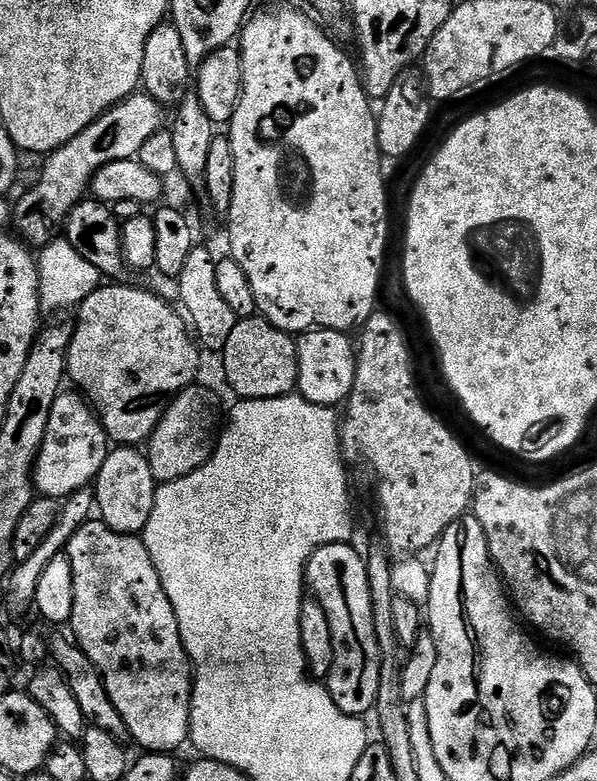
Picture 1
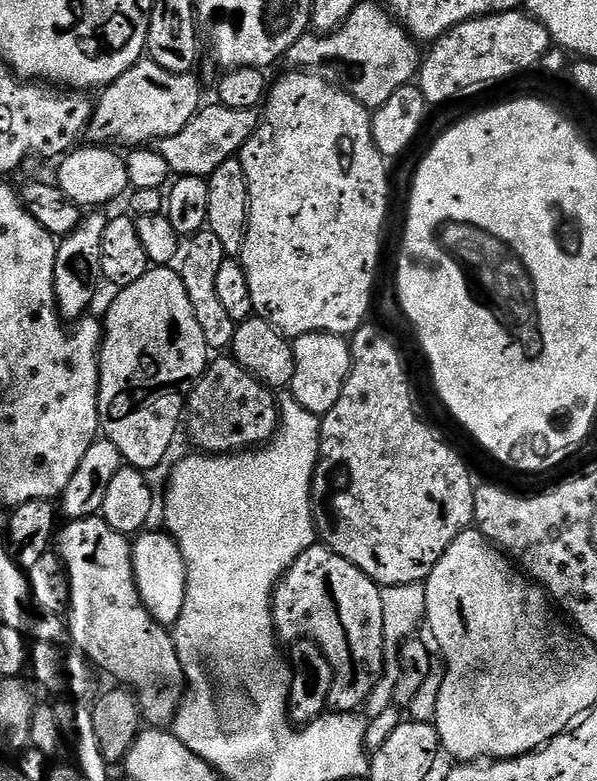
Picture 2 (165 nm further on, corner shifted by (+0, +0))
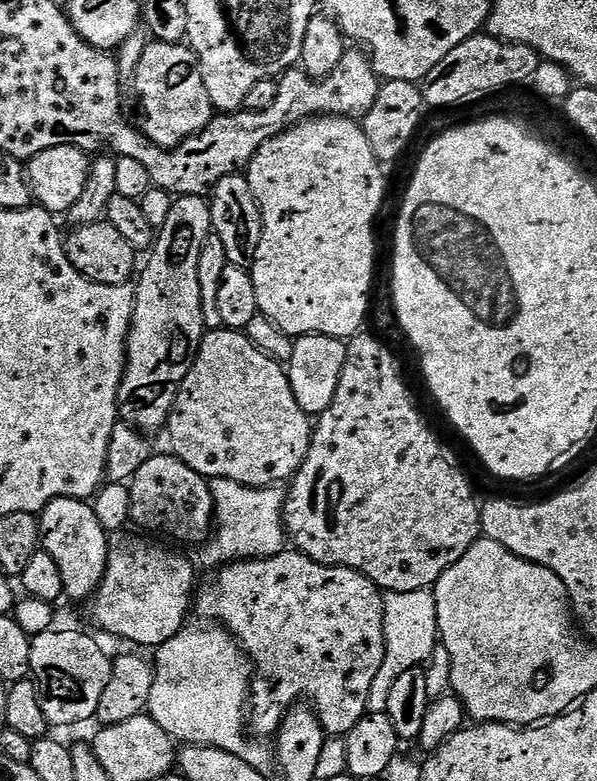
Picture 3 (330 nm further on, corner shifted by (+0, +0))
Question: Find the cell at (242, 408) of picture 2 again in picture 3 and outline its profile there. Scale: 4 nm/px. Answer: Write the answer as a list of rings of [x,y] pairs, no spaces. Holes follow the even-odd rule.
[[[223,326],[209,331],[205,335],[203,342],[200,343],[200,349],[197,350],[196,355],[192,358],[190,374],[186,374],[186,378],[180,383],[180,389],[176,395],[176,400],[172,404],[172,412],[168,416],[166,425],[168,440],[172,443],[172,448],[170,448],[171,455],[177,456],[182,462],[186,462],[186,466],[190,466],[190,470],[194,470],[209,481],[229,480],[230,482],[245,484],[251,488],[271,488],[283,485],[283,480],[284,483],[291,481],[292,477],[300,471],[302,462],[310,450],[313,431],[313,421],[308,413],[302,410],[302,406],[298,406],[298,398],[294,398],[294,390],[290,386],[290,378],[285,365],[279,360],[270,358],[262,350],[258,350],[258,346],[254,346],[254,342],[250,342],[250,338],[243,331]]]

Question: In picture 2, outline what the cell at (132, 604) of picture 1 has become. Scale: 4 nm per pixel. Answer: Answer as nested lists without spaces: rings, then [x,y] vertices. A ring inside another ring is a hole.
[[[91,516],[85,520],[67,521],[55,537],[54,548],[70,578],[66,623],[71,643],[101,673],[109,672],[116,679],[117,685],[123,686],[136,697],[136,704],[140,707],[145,725],[171,725],[175,721],[176,710],[180,707],[180,699],[184,697],[186,687],[182,662],[178,658],[173,633],[165,625],[158,623],[140,603],[136,575],[132,569],[132,546],[129,537],[114,530],[100,516]]]

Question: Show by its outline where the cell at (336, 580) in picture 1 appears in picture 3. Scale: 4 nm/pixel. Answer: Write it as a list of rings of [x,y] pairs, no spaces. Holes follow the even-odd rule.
[[[285,550],[277,556],[265,556],[255,560],[238,560],[221,567],[217,572],[220,573],[204,589],[202,589],[203,587],[199,589],[194,608],[195,611],[197,608],[202,615],[209,616],[212,619],[209,621],[219,622],[227,628],[239,640],[240,647],[248,653],[248,658],[254,665],[254,679],[250,689],[251,731],[260,738],[275,737],[276,733],[280,731],[282,718],[289,708],[304,701],[314,709],[316,717],[322,722],[324,731],[329,737],[347,737],[348,732],[354,730],[354,726],[358,726],[358,722],[368,712],[370,690],[374,686],[374,678],[378,678],[378,670],[382,670],[384,661],[384,598],[381,589],[377,588],[374,581],[366,578],[361,572],[354,571],[353,568],[332,568],[329,564],[319,564],[299,550]]]

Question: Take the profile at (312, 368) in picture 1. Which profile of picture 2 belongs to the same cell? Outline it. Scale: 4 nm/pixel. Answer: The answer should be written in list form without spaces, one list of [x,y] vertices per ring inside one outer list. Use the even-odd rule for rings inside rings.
[[[311,332],[295,337],[291,341],[294,350],[294,378],[290,385],[291,399],[296,400],[306,410],[321,418],[338,402],[342,386],[352,369],[352,350],[343,336],[329,332]]]

